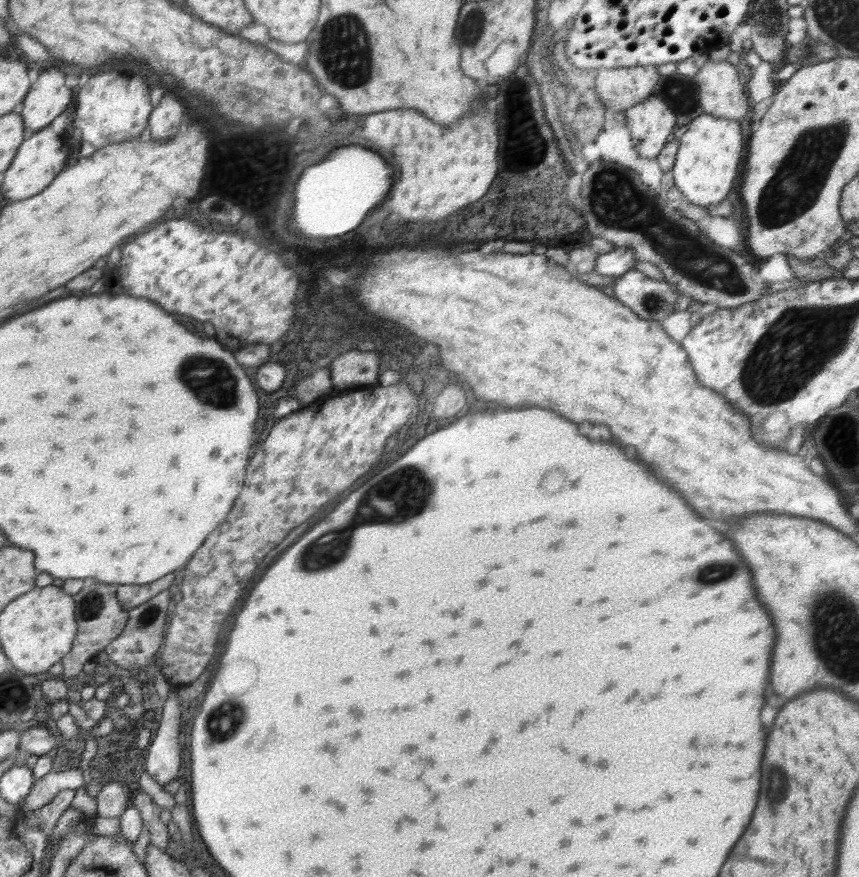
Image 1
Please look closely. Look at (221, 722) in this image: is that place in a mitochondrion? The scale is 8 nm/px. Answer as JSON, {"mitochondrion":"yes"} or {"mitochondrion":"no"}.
{"mitochondrion":"yes"}

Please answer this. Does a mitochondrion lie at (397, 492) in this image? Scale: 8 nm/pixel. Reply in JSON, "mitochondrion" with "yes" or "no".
{"mitochondrion":"yes"}

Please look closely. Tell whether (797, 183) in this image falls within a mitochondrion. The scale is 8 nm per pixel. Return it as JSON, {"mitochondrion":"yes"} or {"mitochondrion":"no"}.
{"mitochondrion":"yes"}

